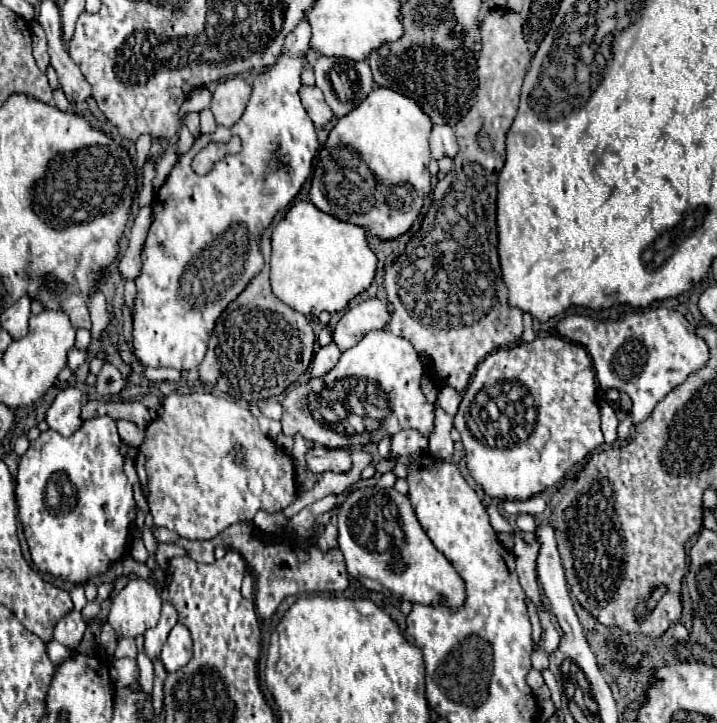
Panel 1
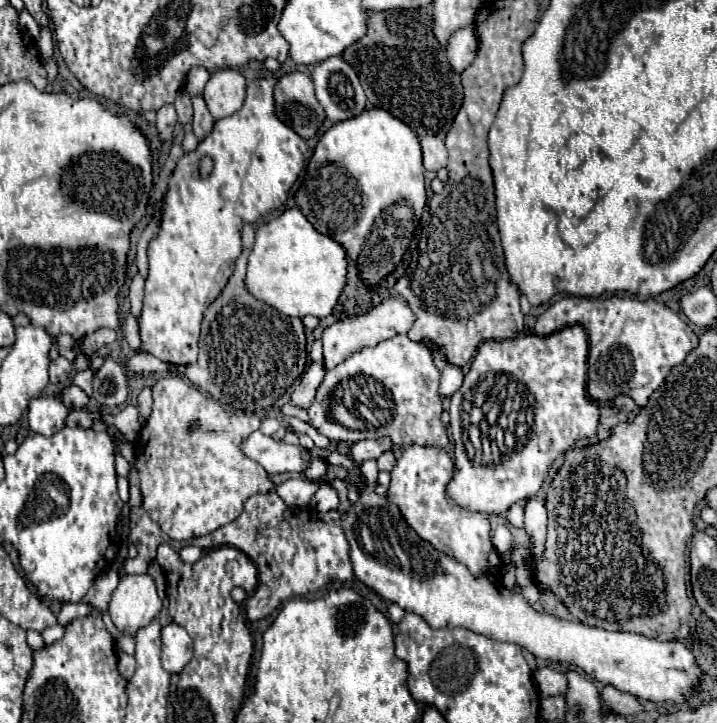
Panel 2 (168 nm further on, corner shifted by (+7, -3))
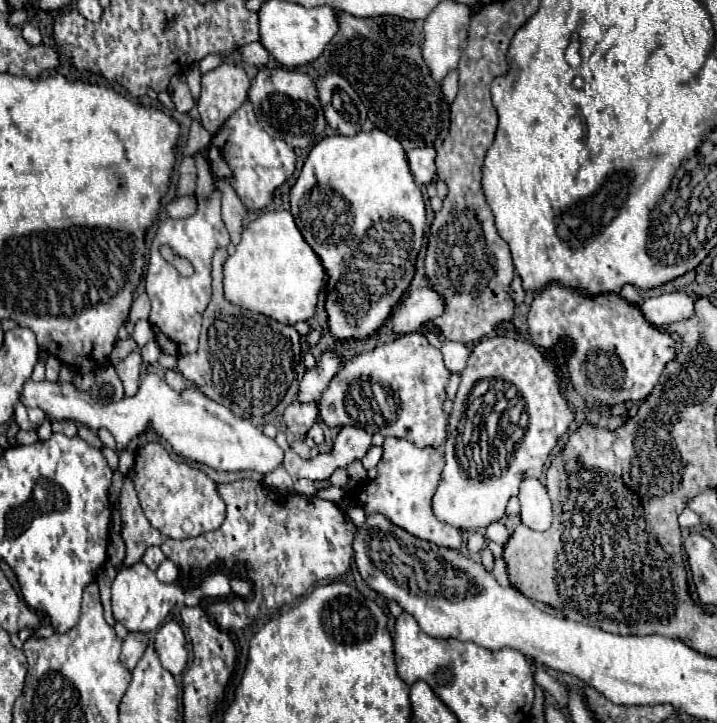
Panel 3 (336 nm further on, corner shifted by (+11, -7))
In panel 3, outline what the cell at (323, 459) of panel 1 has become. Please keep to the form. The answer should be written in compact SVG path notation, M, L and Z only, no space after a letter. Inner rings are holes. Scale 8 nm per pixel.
M148 373L142 379L140 389L134 397L124 397L122 401L110 405L96 403L88 393L76 389L72 381L28 381L22 389L20 401L26 407L40 407L48 417L58 421L72 419L76 423L88 425L94 431L106 427L114 435L118 449L124 449L136 435L140 435L150 421L156 435L168 441L178 455L190 461L204 463L216 471L250 469L266 475L280 467L284 461L284 451L276 445L276 441L272 437L266 437L248 419L236 417L228 407L204 397L204 393L194 387L176 393L156 373Z

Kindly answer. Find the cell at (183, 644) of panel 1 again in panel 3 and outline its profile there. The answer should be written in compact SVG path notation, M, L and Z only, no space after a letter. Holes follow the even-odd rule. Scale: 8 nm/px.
M166 621L154 639L154 649L160 657L160 663L164 669L168 669L172 675L180 675L188 663L188 651L186 651L186 637L182 627L176 621Z

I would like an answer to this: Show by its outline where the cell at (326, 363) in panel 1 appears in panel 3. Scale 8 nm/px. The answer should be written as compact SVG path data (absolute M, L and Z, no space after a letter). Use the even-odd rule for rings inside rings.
M292 401L284 411L284 421L286 421L288 429L298 437L304 437L304 433L316 421L316 417L318 417L316 403L300 405L300 401Z

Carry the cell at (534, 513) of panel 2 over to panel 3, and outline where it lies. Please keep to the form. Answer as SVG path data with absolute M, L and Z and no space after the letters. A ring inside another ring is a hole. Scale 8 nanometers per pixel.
M526 477L520 485L520 519L522 525L534 529L534 531L546 531L552 523L552 507L550 497L546 493L546 487L532 477Z

